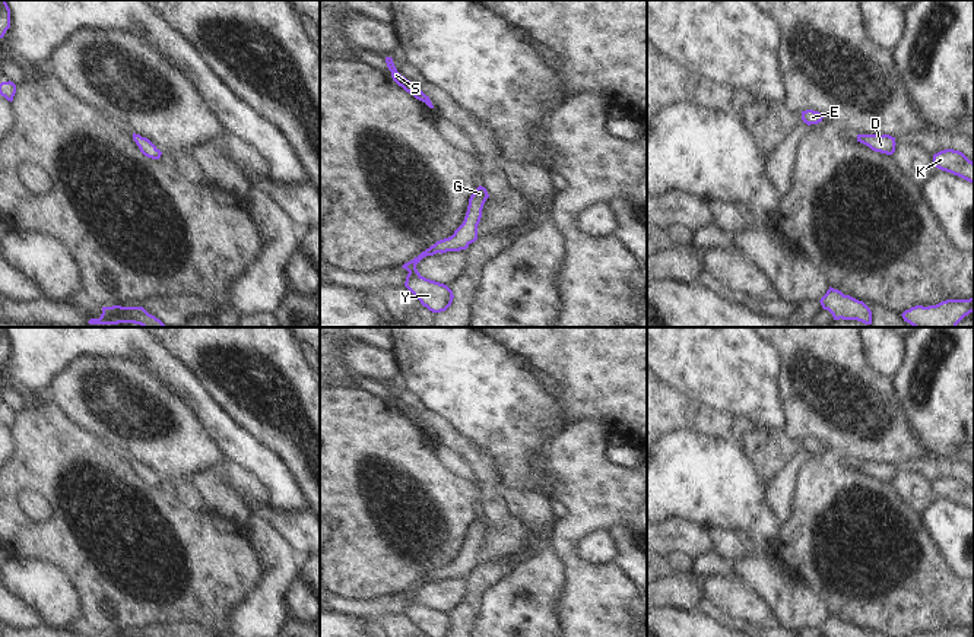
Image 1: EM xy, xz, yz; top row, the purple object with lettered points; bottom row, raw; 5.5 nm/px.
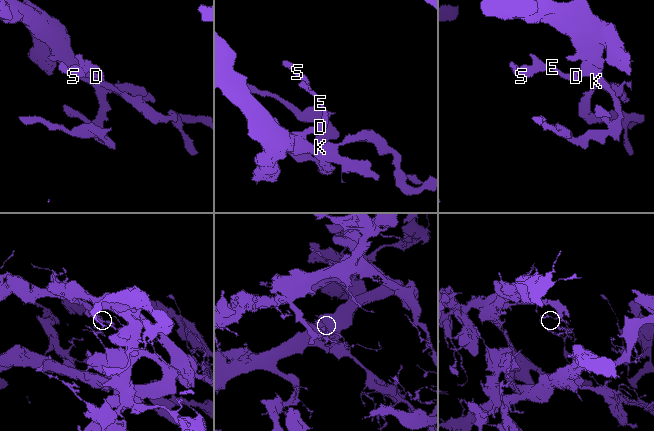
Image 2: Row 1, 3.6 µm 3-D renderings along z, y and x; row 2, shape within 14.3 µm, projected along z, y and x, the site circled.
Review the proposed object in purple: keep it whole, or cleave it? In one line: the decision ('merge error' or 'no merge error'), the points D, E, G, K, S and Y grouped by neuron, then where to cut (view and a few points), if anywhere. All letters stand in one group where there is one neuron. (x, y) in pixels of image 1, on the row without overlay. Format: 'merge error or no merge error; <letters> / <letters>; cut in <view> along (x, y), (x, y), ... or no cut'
no merge error; D E G K S Y; no cut

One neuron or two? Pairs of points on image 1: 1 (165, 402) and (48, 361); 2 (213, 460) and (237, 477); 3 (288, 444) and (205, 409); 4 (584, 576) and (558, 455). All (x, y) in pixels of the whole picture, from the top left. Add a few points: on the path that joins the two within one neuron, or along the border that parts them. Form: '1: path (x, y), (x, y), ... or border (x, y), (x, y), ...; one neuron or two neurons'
1: border (98, 355), (76, 357), (50, 390); two neurons
2: border (229, 462), (222, 469); two neurons
3: border (209, 396), (259, 443); two neurons
4: path (567, 545), (567, 533), (576, 525), (576, 485); one neuron

